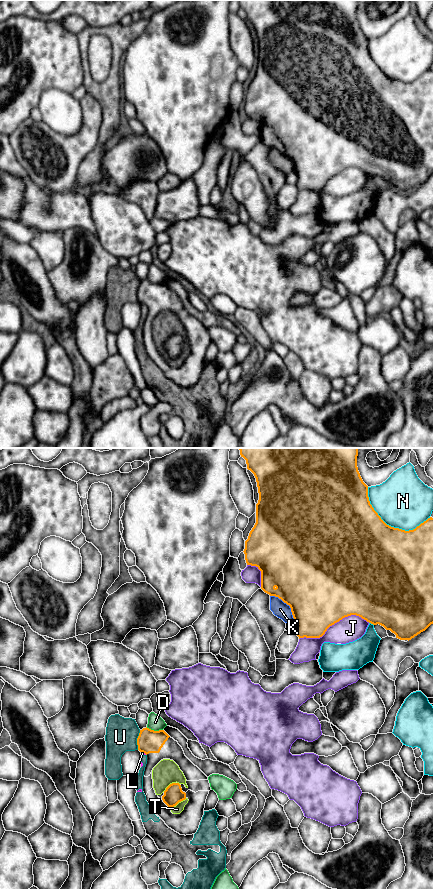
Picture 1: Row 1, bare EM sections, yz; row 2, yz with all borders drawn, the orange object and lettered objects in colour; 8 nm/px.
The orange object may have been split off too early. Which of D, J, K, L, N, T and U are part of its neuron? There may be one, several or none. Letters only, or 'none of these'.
J

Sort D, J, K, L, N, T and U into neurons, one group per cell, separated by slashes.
D / J / K L T U / N

